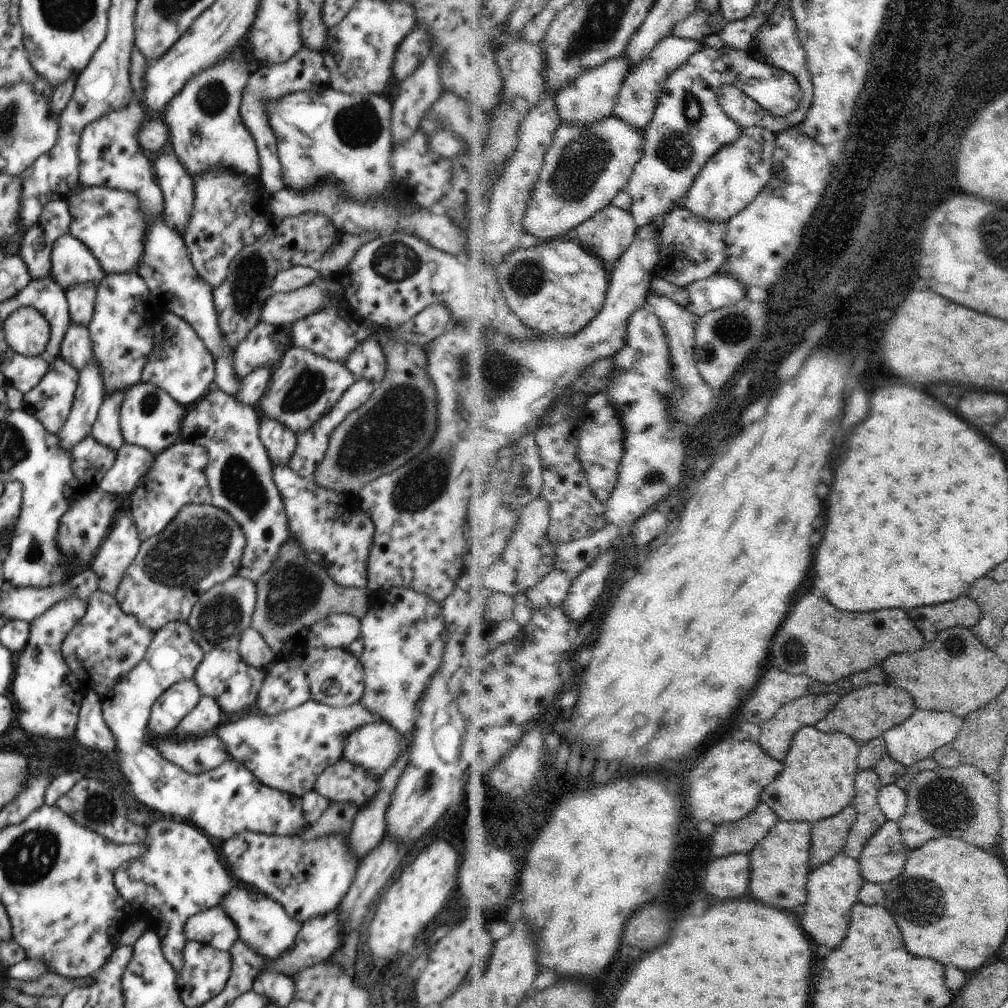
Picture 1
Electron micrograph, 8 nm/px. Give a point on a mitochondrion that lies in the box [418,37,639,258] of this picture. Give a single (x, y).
(570, 181)

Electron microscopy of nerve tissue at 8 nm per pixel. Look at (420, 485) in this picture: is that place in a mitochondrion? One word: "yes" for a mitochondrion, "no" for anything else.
yes

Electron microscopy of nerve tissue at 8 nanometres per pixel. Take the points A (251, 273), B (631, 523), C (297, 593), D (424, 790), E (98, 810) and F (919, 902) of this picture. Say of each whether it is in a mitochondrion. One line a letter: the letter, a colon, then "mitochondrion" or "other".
A: mitochondrion
B: other
C: mitochondrion
D: mitochondrion
E: mitochondrion
F: mitochondrion

